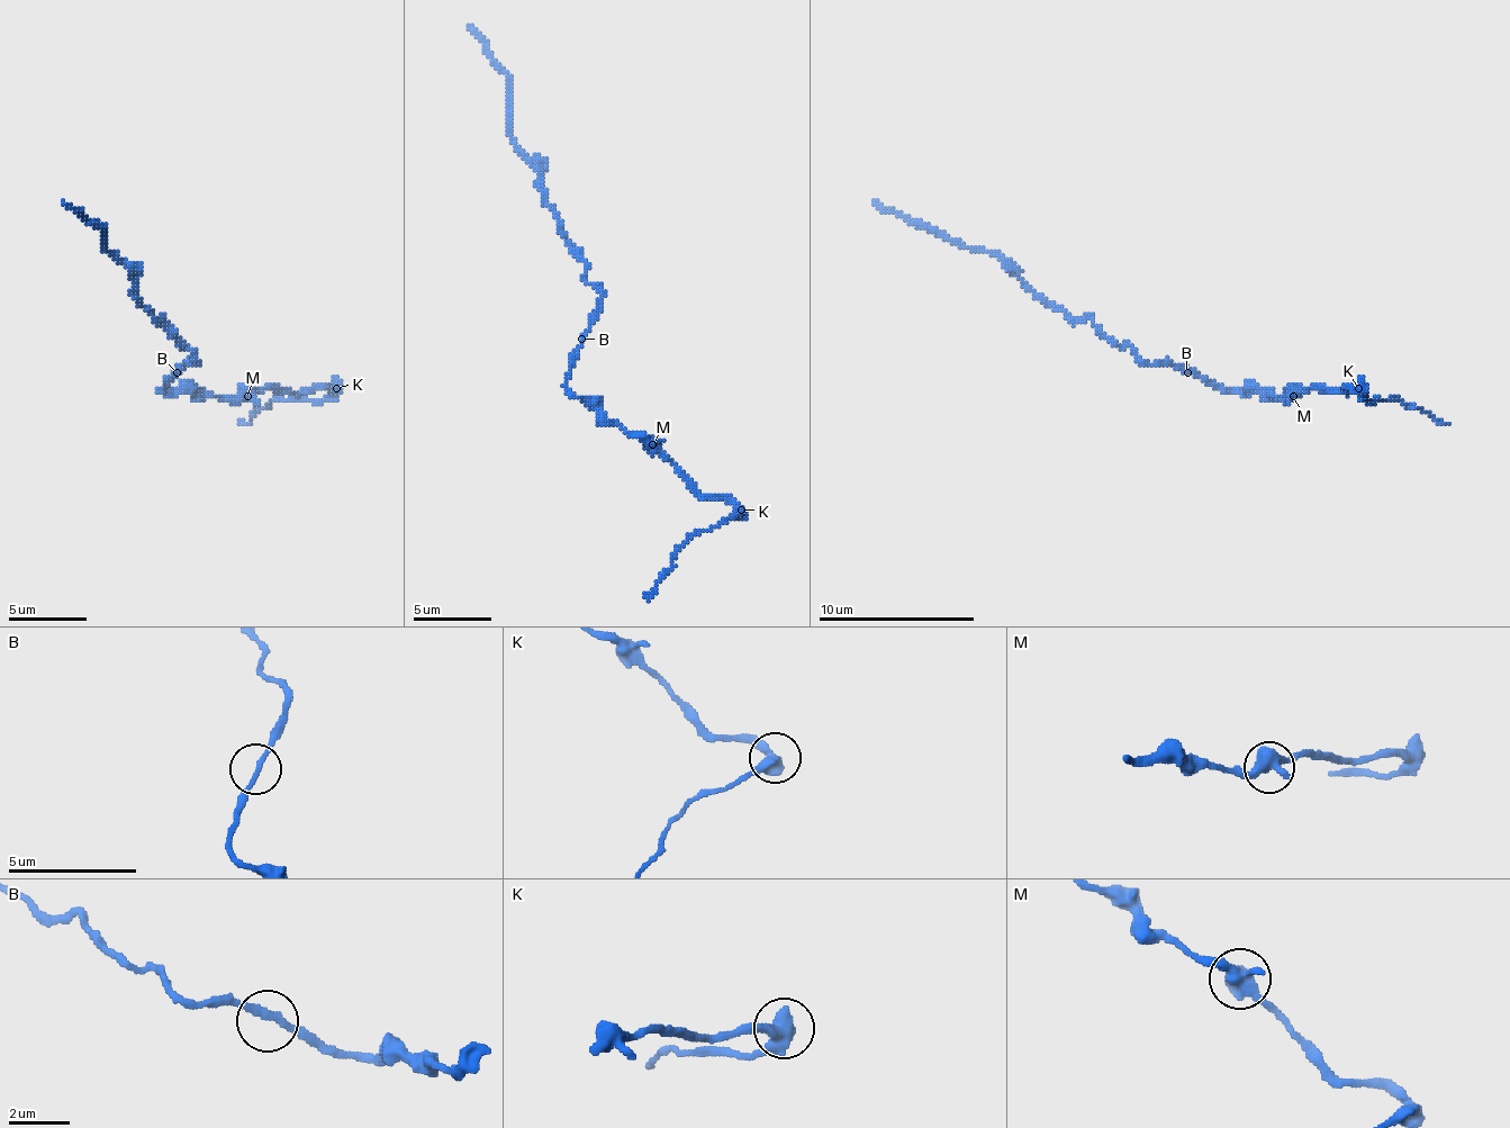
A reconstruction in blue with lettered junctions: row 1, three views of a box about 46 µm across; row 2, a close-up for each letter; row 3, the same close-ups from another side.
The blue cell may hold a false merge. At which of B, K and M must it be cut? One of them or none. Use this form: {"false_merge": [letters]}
{"false_merge": ["K"]}

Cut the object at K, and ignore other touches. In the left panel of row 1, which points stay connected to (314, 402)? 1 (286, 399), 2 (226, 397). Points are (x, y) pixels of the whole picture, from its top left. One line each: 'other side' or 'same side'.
1: same side
2: other side

